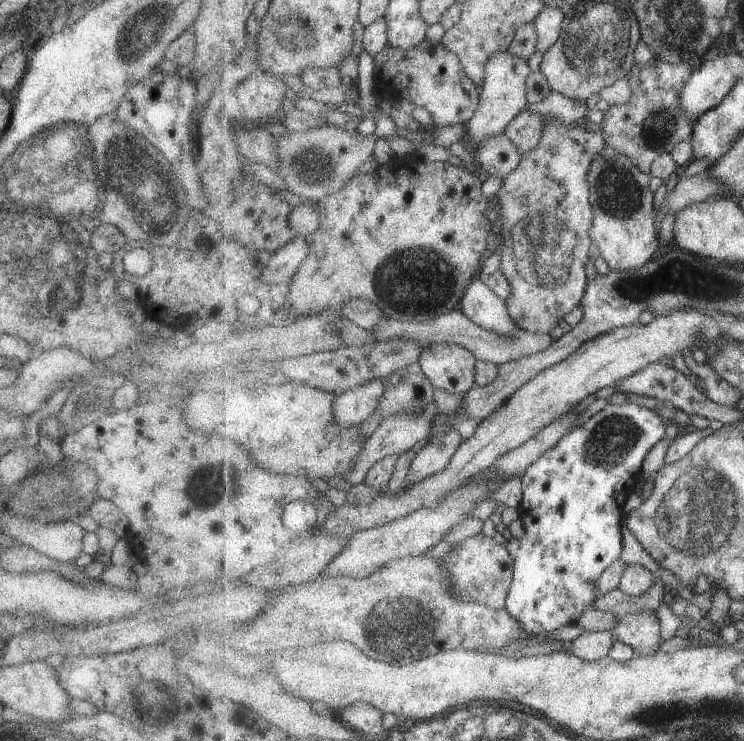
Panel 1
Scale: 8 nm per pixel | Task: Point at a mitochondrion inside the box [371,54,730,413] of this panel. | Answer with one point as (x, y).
(543, 252)

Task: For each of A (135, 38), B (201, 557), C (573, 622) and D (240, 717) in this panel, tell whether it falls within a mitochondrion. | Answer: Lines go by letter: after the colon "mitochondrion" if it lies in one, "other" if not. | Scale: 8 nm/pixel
A: mitochondrion
B: other
C: other
D: other

